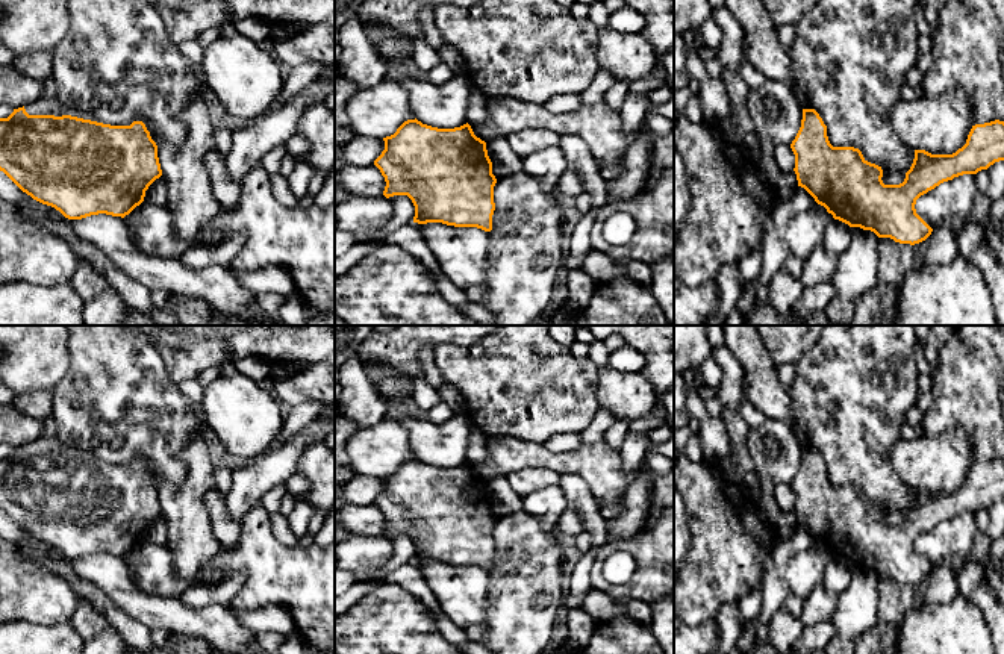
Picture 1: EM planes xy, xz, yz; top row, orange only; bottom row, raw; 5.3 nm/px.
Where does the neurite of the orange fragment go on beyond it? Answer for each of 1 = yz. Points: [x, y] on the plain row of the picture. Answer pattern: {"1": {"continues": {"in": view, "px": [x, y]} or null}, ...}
{"1": {"continues": null}}

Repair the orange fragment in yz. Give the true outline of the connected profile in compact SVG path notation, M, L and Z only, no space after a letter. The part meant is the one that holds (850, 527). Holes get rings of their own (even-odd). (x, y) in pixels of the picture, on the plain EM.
M803 448L801 466L790 483L795 494L798 525L804 527L834 559L850 566L874 571L900 583L919 583L933 568L916 553L916 539L943 521L963 513L977 513L1004 500L1004 460L995 459L972 465L966 483L953 494L931 494L915 489L915 498L900 524L884 524L881 506L868 501L854 486L833 486L827 465L815 448Z

